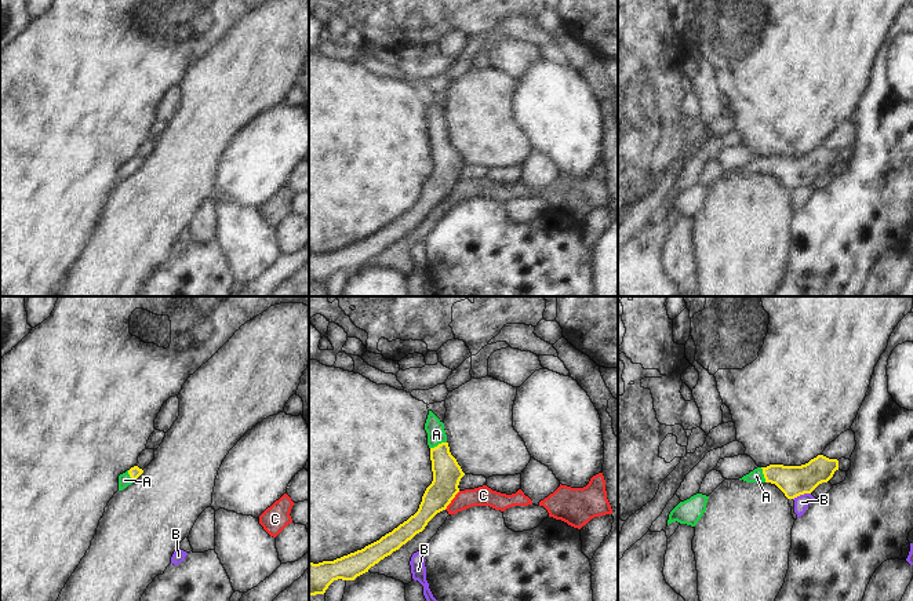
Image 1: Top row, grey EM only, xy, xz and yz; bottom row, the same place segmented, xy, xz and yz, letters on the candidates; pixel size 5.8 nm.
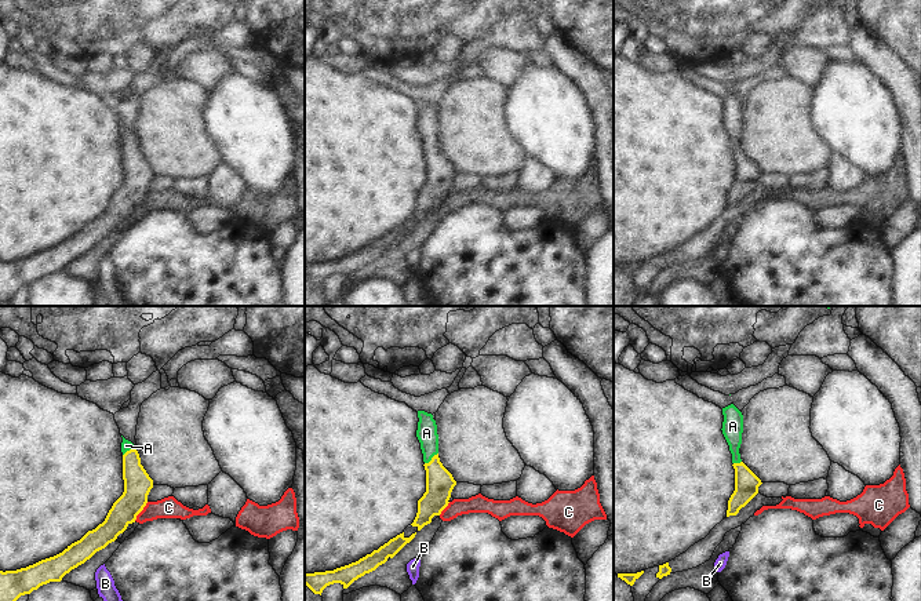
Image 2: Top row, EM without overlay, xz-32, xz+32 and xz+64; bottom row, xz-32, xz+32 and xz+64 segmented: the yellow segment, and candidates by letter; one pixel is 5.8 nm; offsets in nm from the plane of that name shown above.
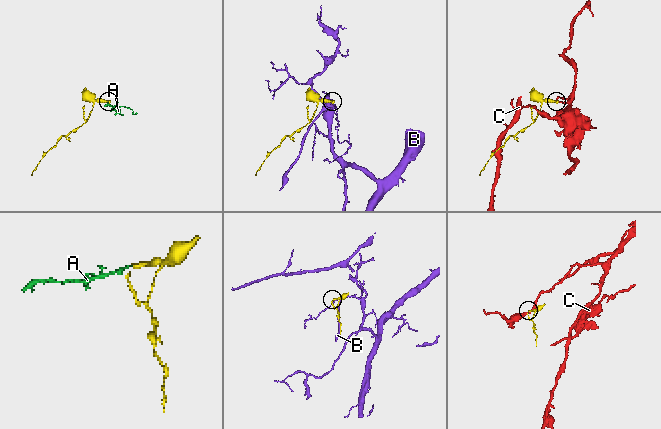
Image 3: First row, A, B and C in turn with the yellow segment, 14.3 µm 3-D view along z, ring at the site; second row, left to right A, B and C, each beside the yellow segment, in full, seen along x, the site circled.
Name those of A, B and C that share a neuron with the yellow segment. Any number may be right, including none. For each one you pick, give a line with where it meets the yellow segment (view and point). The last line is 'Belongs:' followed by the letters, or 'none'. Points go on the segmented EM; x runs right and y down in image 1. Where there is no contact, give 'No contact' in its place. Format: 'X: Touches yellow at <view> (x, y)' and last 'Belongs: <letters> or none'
A: Touches yellow at xz (437, 445)
Belongs: A.

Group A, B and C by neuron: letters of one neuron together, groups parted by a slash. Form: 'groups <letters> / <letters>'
groups A / B / C

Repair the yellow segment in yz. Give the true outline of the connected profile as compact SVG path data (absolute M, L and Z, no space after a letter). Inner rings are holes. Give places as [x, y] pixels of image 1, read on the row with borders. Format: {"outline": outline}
{"outline": "M818 455L801 466L770 465L757 467L739 480L746 482L775 484L787 499L811 493L819 484L827 482L839 470L839 460Z"}

